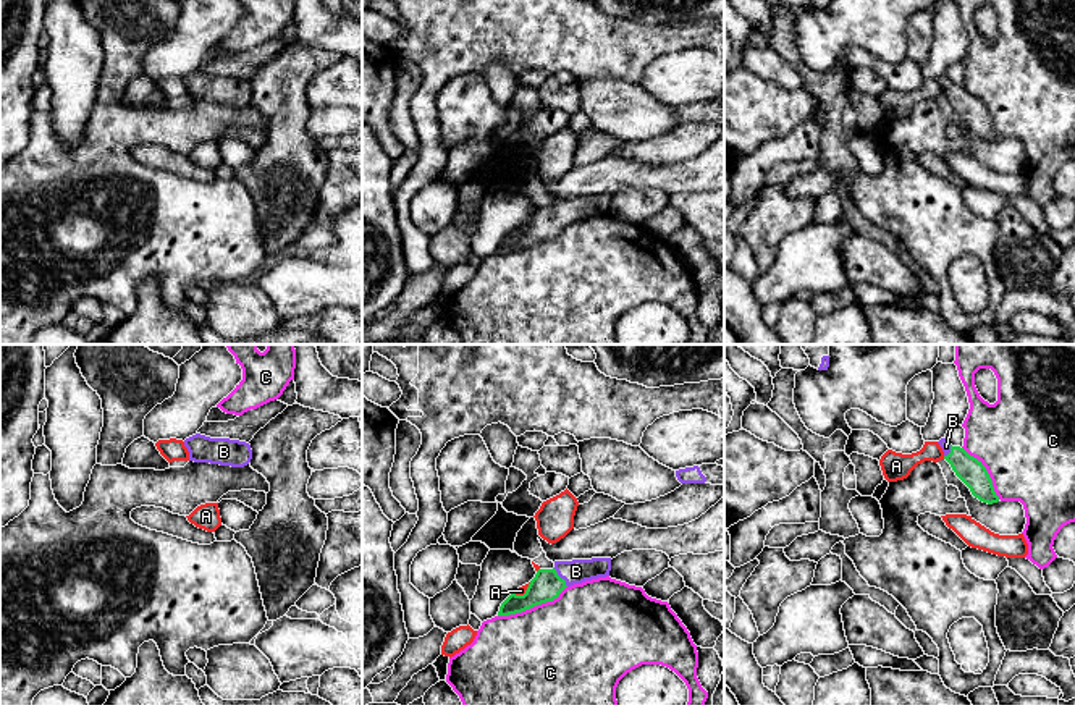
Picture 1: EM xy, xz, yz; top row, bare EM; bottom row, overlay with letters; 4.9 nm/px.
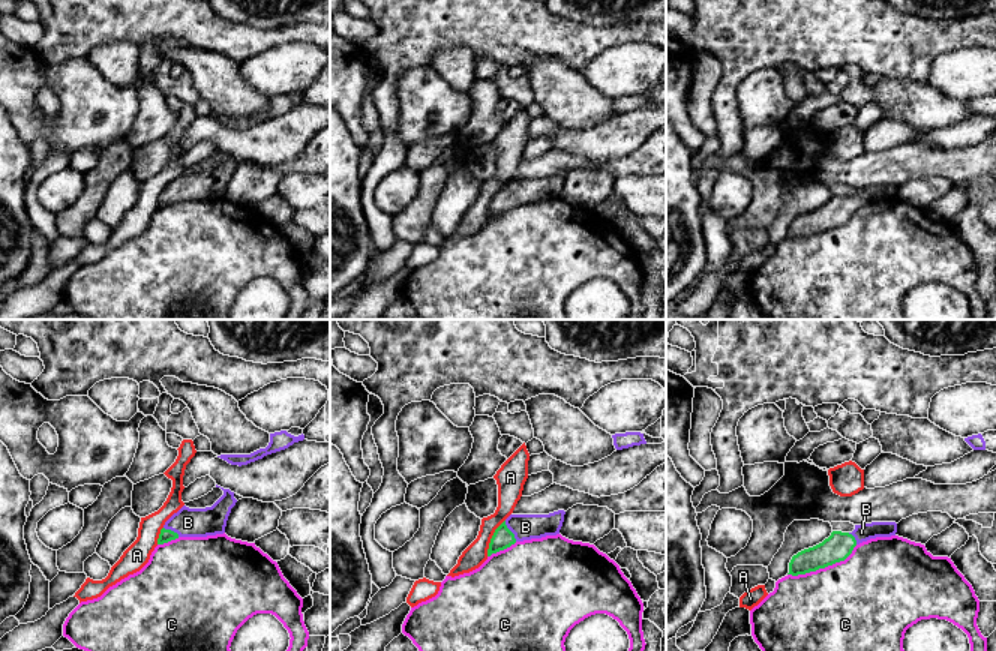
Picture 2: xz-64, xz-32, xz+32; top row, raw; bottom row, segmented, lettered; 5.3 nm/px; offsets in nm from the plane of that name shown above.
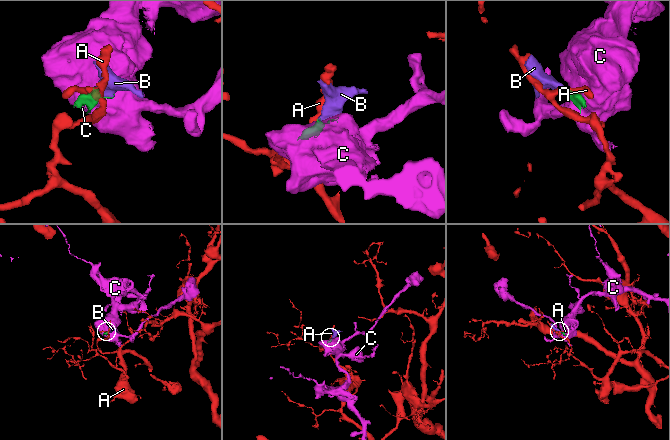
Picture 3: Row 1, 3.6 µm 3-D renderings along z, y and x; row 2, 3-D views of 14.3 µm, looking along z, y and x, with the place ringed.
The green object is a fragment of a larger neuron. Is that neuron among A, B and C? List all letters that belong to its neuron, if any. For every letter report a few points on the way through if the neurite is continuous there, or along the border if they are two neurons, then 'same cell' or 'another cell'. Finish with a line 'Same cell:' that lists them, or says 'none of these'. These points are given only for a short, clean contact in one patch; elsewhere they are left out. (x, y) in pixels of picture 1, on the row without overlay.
A: border along xz (531, 220), (522, 232), (514, 232); another cell
B: runs through xz (547, 223), (560, 215), (576, 209); same cell
C: another cell
Same cell: B

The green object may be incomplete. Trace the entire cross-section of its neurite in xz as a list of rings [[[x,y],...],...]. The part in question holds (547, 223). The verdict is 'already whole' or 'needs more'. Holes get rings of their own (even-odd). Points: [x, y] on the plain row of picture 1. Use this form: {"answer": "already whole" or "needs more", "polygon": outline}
{"answer": "needs more", "polygon": [[[611,196],[554,199],[553,207],[538,207],[524,233],[511,231],[500,244],[498,254],[522,251],[537,243],[553,239],[574,222],[606,215]]]}

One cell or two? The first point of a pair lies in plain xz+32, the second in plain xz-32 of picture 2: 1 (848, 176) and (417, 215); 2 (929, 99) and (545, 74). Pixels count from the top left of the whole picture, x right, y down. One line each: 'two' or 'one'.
1: two
2: one

